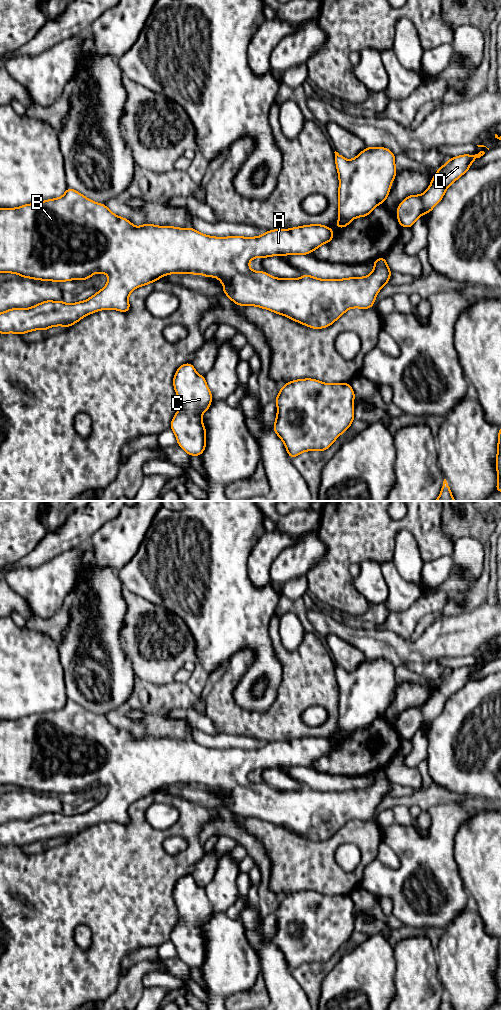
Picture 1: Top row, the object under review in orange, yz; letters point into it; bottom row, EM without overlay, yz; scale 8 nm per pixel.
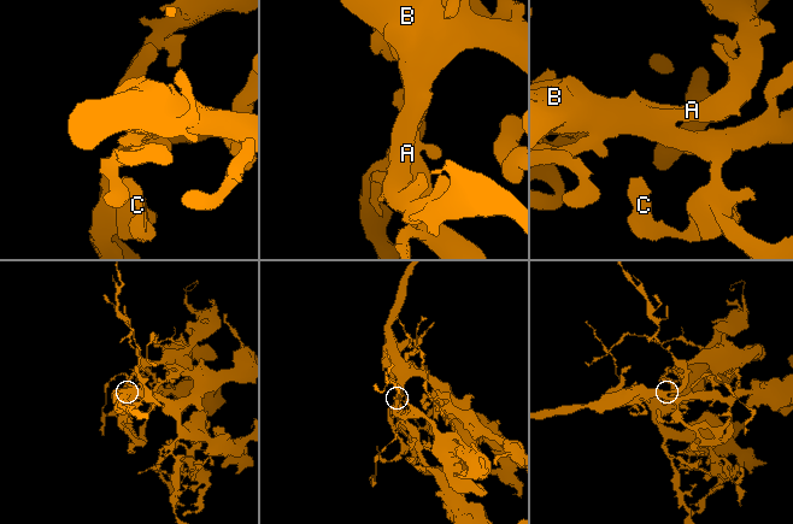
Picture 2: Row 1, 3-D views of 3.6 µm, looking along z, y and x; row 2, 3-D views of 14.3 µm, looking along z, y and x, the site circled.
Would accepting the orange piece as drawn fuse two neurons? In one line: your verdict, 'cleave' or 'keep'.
keep

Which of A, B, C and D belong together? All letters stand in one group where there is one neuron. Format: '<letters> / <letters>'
A B C D

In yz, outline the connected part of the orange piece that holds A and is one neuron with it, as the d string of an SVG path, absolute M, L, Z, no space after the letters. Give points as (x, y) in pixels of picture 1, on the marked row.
M67 188L64 195L59 198L26 204L18 208L0 208L0 273L15 273L24 278L53 282L86 280L93 274L106 273L108 275L107 284L88 300L73 304L47 300L27 309L8 309L0 313L0 333L23 335L38 329L46 331L55 326L68 328L83 317L99 310L113 309L127 313L130 310L128 297L134 289L156 282L159 278L173 273L217 277L224 285L222 292L239 306L258 306L313 329L326 328L348 309L373 307L376 295L385 284L388 284L391 277L391 270L385 257L373 261L374 270L366 277L329 280L312 277L308 274L304 274L298 279L272 277L265 271L251 270L249 262L257 257L309 255L322 244L329 243L333 237L333 230L321 224L270 230L257 237L213 237L202 234L194 228L156 226L149 223L136 227L126 218L115 215L105 204L89 200L76 190Z

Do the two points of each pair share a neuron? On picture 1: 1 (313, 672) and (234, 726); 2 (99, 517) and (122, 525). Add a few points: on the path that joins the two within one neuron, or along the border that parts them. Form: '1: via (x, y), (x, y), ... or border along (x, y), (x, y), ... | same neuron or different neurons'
1: via (296, 692), (264, 724), (254, 724) | same neuron
2: border along (120, 511), (116, 517), (107, 521), (92, 536) | different neurons

